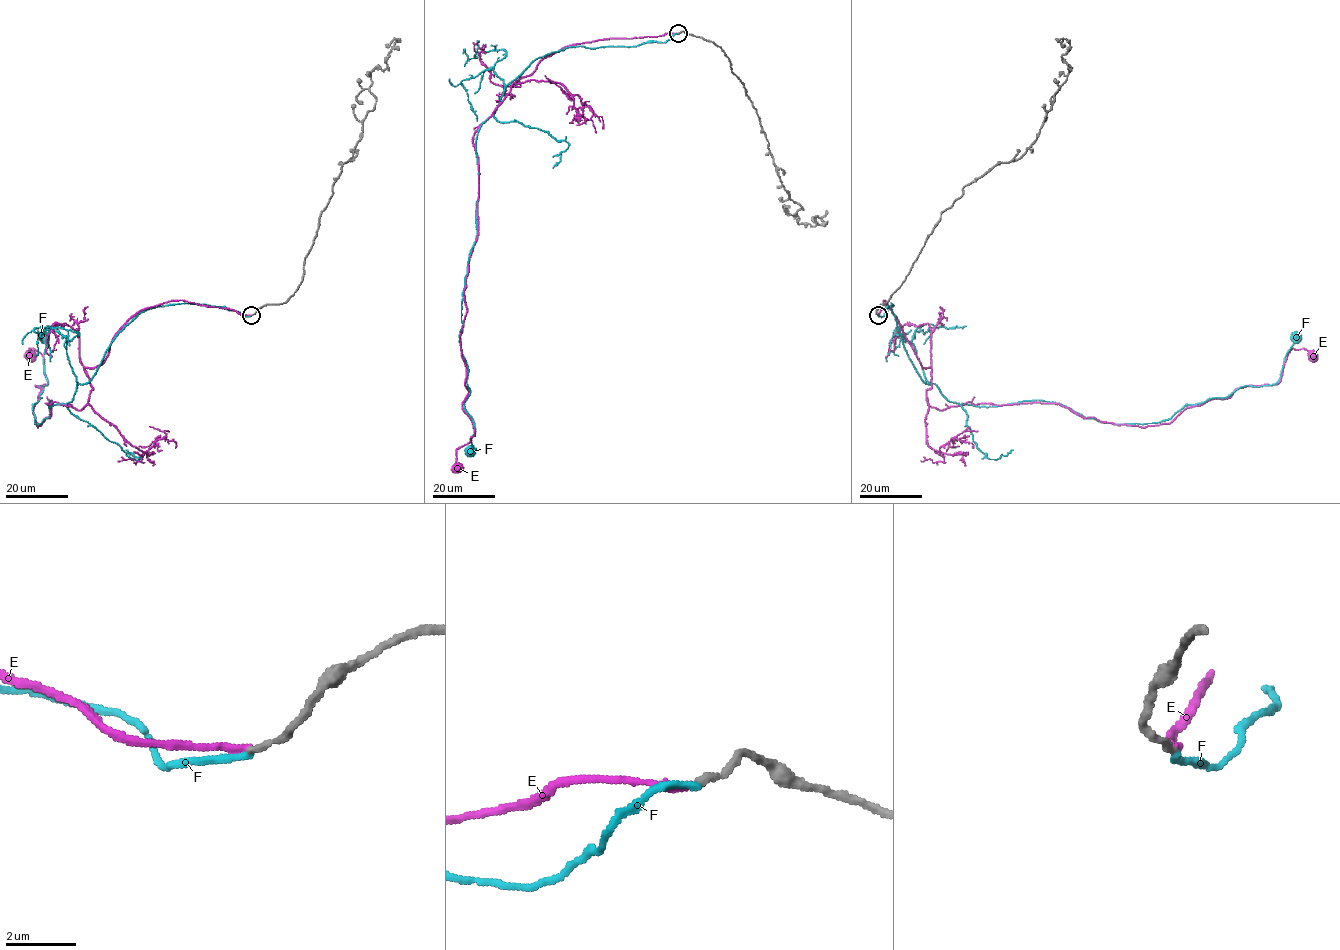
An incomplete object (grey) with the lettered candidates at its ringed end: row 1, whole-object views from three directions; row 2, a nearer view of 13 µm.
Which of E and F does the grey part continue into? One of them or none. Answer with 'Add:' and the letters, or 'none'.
Add: E

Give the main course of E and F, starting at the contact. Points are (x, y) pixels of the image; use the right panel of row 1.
E: (878, 315), (883, 300), (939, 410), (1058, 403), (1158, 425), (1275, 385), (1292, 348), (1313, 355)
F: (879, 315), (891, 303), (919, 376), (949, 401), (1042, 399), (1106, 423), (1157, 423), (1274, 385), (1296, 337)

